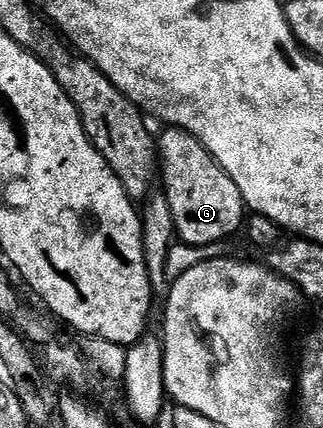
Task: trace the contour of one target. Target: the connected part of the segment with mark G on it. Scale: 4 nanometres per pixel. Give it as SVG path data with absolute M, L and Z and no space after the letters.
M166 126L161 139L156 140L155 155L159 160L159 183L163 188L163 194L167 205L171 207L171 217L175 221L175 235L189 247L209 247L212 243L221 243L229 239L233 234L242 230L247 219L247 208L243 197L239 193L239 185L227 177L225 170L207 153L207 149L191 133L187 133L178 127Z

